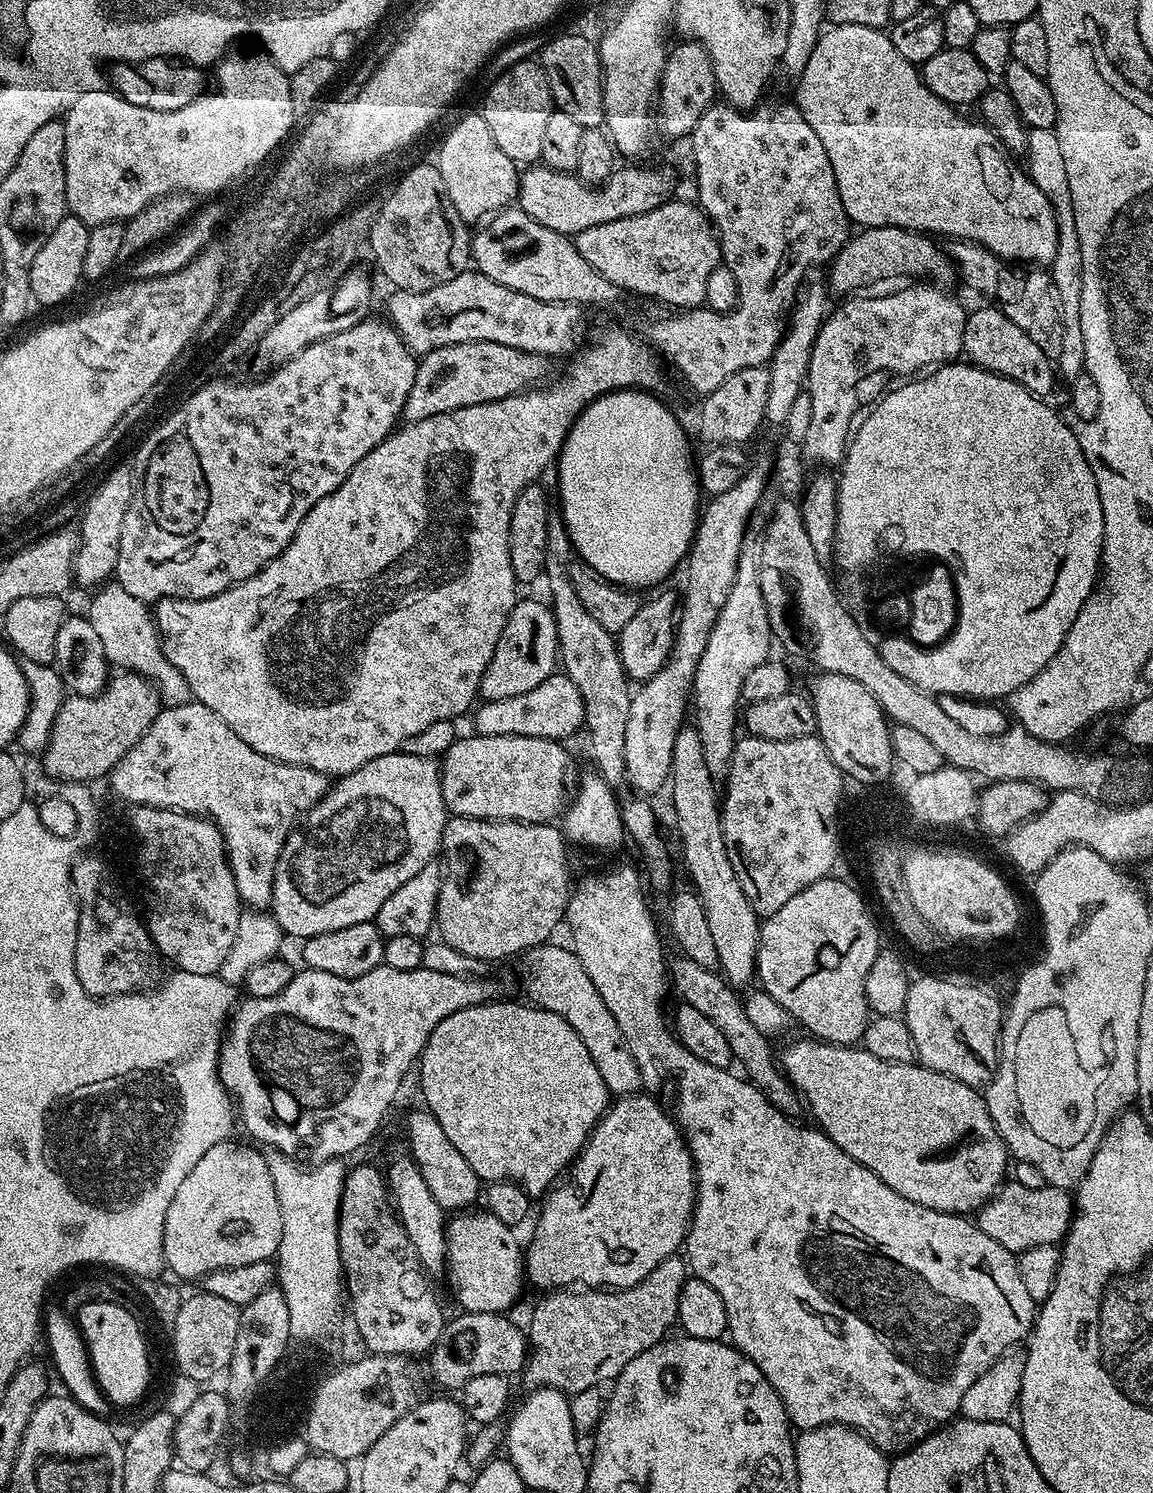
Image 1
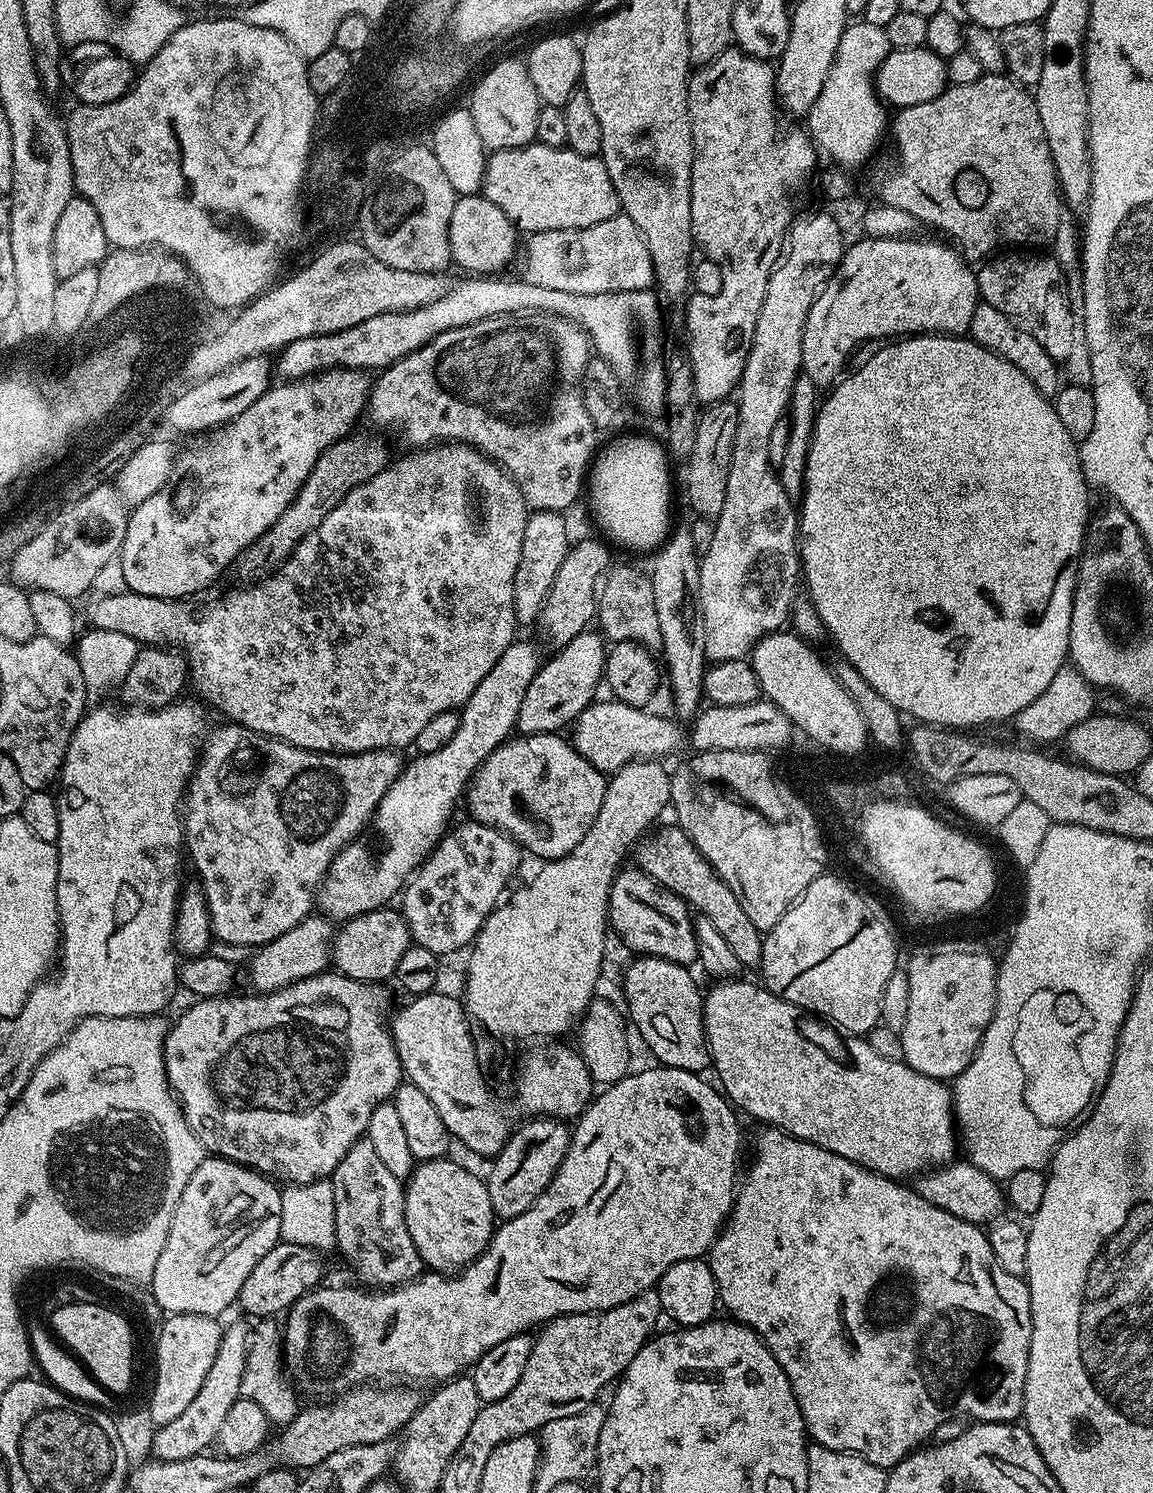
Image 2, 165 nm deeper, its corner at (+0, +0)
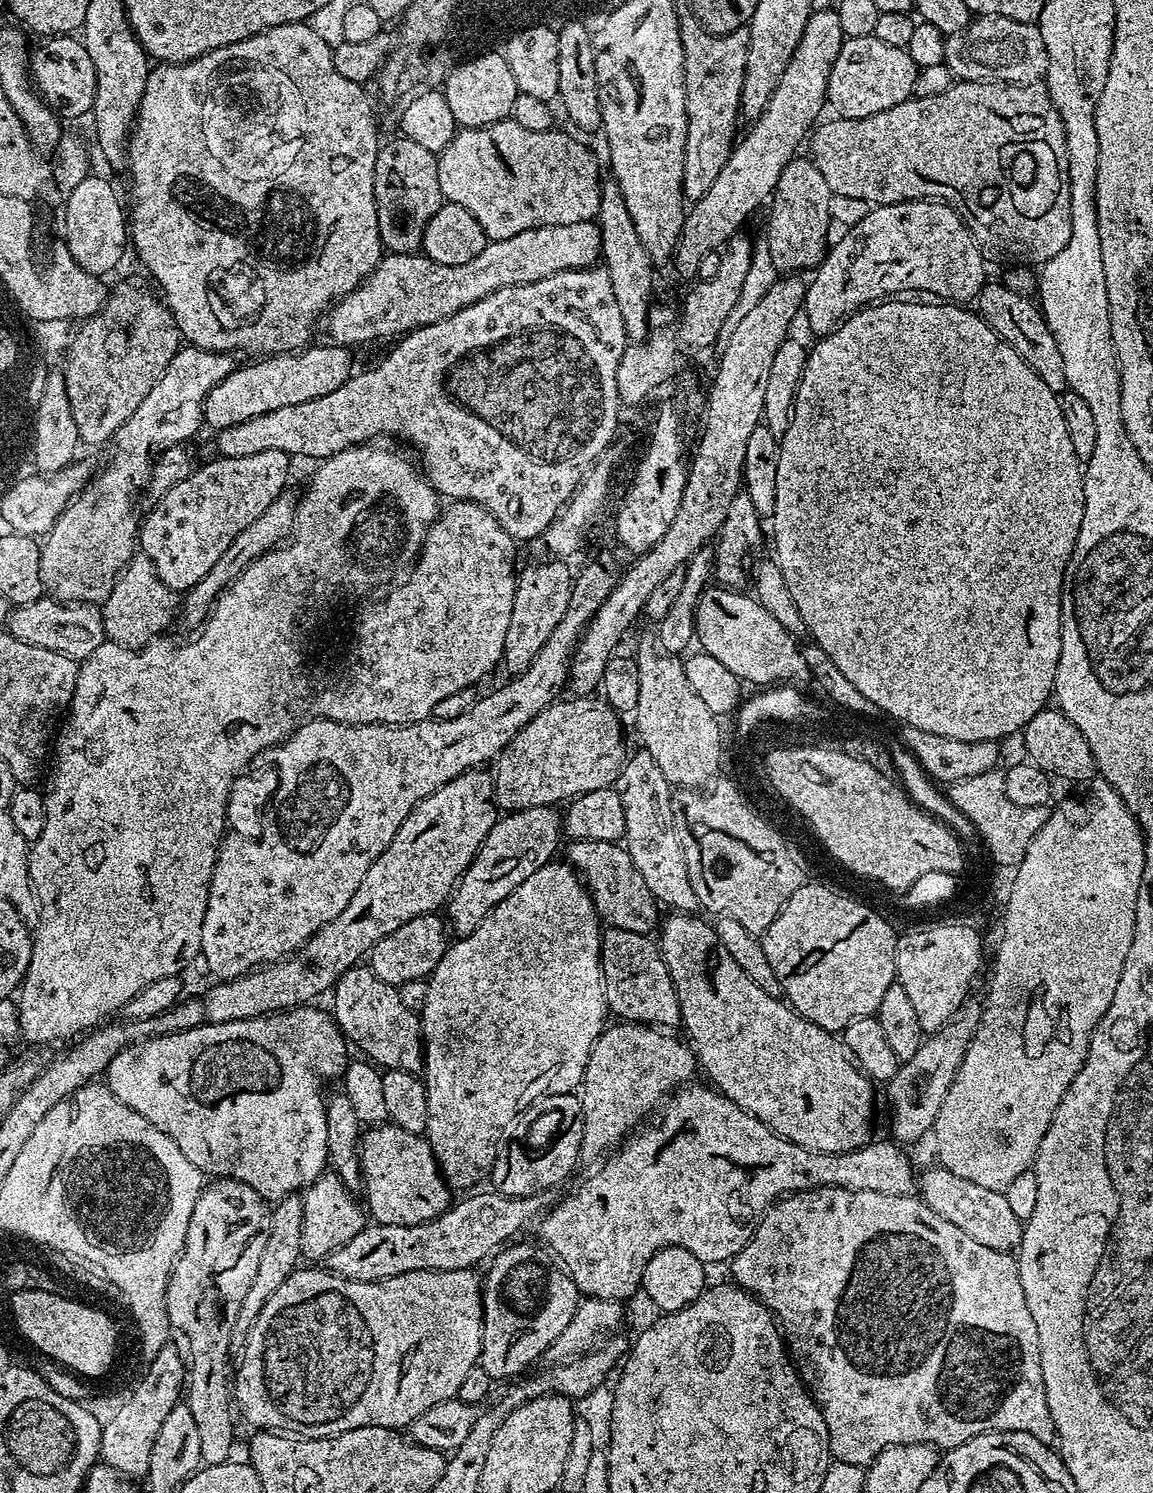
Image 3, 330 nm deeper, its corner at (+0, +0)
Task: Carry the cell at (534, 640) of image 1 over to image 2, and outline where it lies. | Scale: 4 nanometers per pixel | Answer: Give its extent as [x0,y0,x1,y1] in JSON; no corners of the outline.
[538,539,610,650]

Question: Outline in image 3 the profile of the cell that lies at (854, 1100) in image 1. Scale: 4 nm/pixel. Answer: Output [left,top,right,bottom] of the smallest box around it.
[658,914,874,1154]

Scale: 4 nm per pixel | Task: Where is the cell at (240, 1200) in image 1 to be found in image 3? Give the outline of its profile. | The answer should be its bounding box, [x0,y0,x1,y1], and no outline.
[164,1178,272,1465]

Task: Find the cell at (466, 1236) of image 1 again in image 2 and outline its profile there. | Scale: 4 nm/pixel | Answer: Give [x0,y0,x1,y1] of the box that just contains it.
[403,1158,494,1274]

